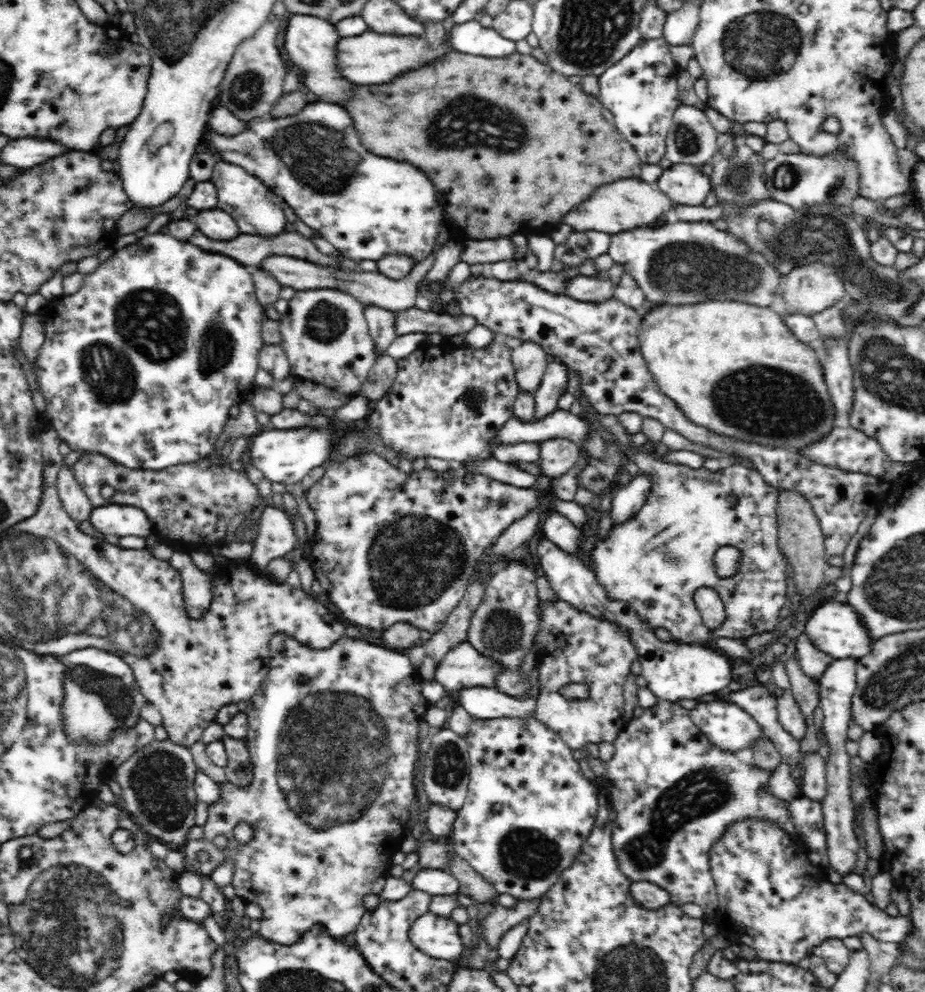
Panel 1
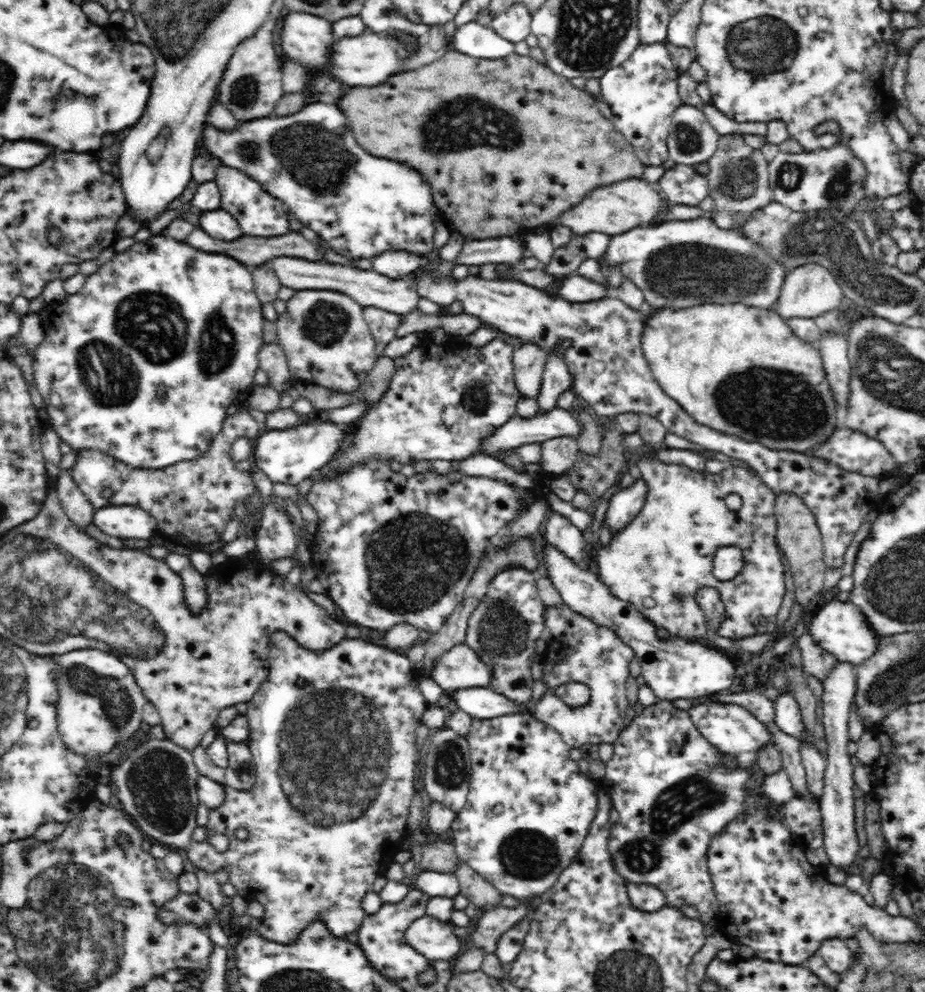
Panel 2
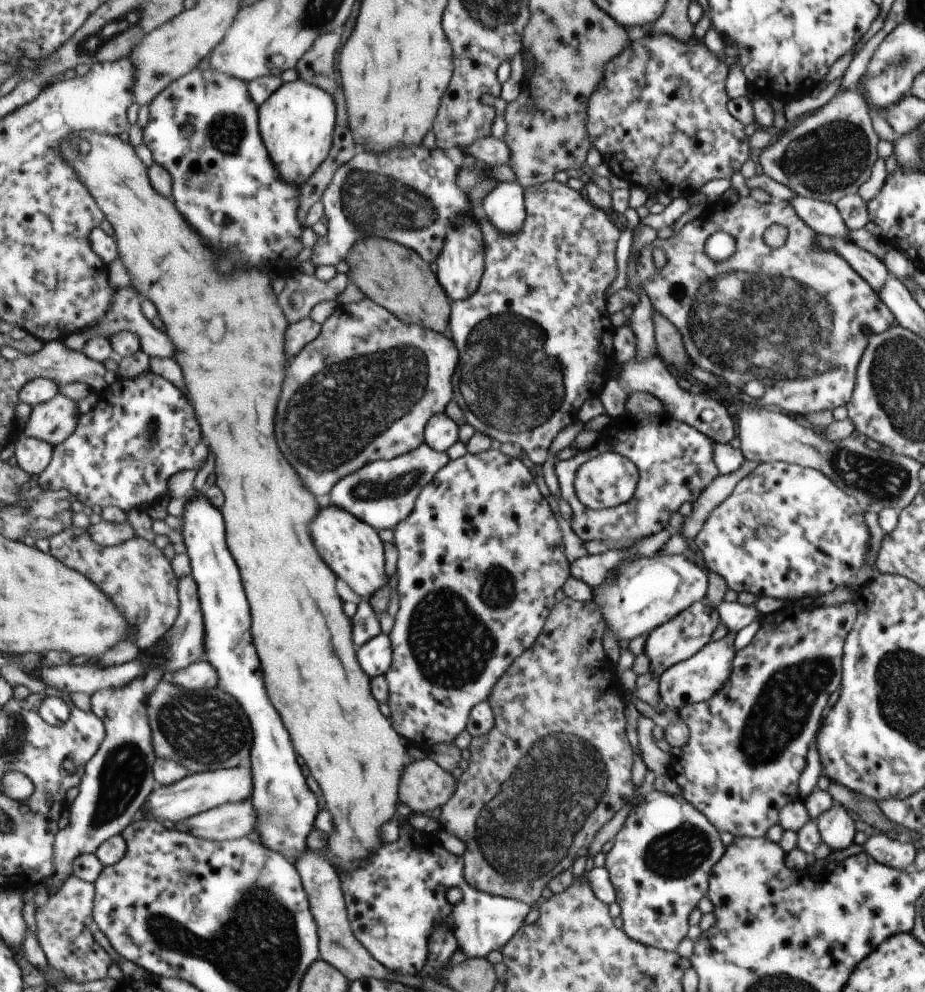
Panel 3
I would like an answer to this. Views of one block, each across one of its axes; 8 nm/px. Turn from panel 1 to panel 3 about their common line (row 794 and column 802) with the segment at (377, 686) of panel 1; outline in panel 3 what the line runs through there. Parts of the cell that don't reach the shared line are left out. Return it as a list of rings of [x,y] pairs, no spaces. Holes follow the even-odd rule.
[[[747,195],[746,197],[738,197],[737,200],[732,202],[721,199],[708,204],[695,219],[685,223],[678,232],[673,233],[666,239],[655,237],[646,247],[643,247],[636,258],[635,268],[638,276],[637,282],[645,291],[653,312],[659,313],[677,327],[682,335],[682,343],[691,363],[704,371],[714,374],[716,377],[722,378],[730,385],[736,386],[737,390],[739,390],[737,395],[745,406],[751,404],[776,406],[777,410],[781,410],[789,416],[805,416],[818,410],[833,410],[837,406],[845,406],[853,390],[857,363],[867,346],[869,336],[882,333],[894,324],[894,315],[891,314],[886,303],[878,297],[878,294],[871,290],[866,279],[860,276],[850,263],[837,254],[835,250],[824,249],[816,243],[814,230],[811,230],[811,227],[808,227],[798,217],[789,201],[778,200],[775,202],[774,200],[765,200],[760,202]],[[770,224],[781,224],[787,230],[785,243],[776,249],[768,247],[761,239],[763,231]],[[719,231],[727,233],[731,238],[734,238],[736,245],[733,254],[727,260],[715,262],[705,254],[704,244],[708,236]],[[653,248],[661,248],[665,252],[667,260],[662,268],[657,269],[653,265],[653,259],[651,258],[651,250]],[[753,379],[759,380],[764,386],[763,396],[757,400],[748,397],[743,392],[743,390],[747,390],[747,382],[751,382]]]

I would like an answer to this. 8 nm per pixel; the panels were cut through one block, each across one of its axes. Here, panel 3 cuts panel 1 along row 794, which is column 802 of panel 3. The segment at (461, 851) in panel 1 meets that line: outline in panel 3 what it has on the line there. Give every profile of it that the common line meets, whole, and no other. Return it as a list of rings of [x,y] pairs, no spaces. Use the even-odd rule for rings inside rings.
[[[781,461],[759,463],[747,476],[744,476],[737,482],[735,488],[733,488],[733,492],[721,504],[713,508],[702,524],[701,530],[695,535],[694,543],[698,548],[698,552],[701,553],[705,568],[709,572],[721,576],[727,588],[733,590],[733,592],[749,592],[749,594],[753,594],[756,598],[770,596],[771,598],[777,598],[777,600],[783,601],[799,600],[799,598],[805,598],[805,596],[807,598],[809,596],[815,598],[829,593],[830,590],[838,588],[841,585],[852,586],[858,570],[866,561],[868,542],[871,541],[868,528],[865,522],[863,522],[863,514],[865,514],[866,510],[867,508],[860,505],[856,499],[851,495],[847,495],[838,486],[835,486],[835,483],[831,482],[830,478],[827,478],[826,475],[818,470]]]

